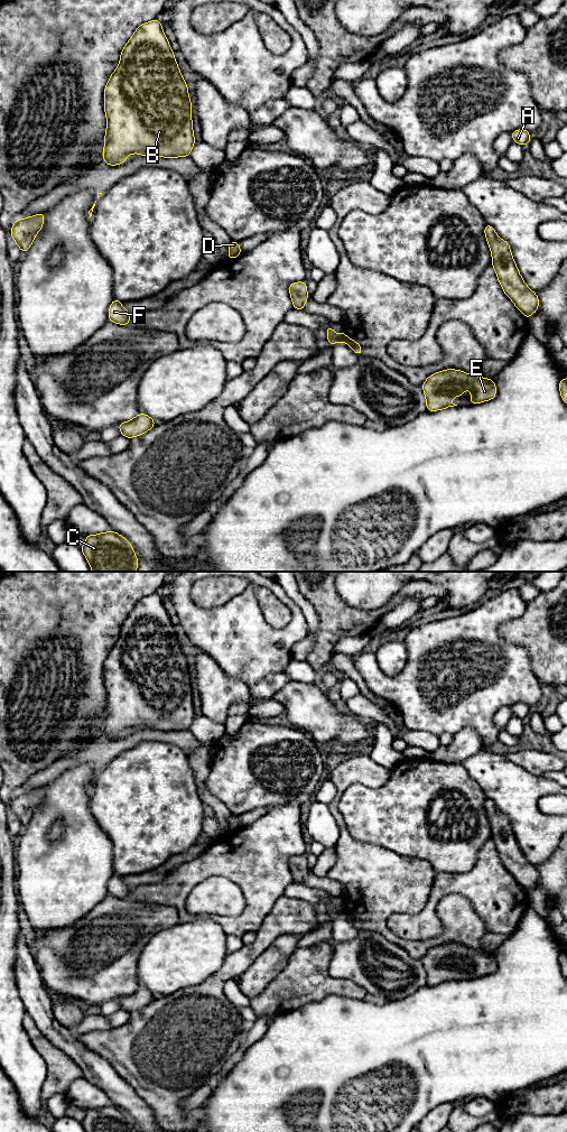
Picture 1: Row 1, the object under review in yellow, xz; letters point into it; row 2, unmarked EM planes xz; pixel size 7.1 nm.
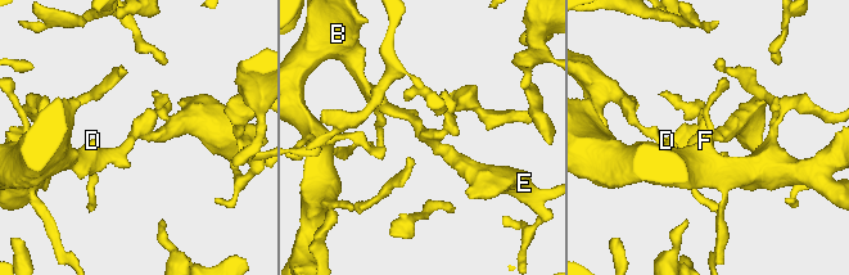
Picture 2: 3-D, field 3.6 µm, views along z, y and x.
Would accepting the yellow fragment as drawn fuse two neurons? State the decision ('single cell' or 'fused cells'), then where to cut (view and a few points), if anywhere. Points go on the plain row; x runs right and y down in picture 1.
single cell; no cut

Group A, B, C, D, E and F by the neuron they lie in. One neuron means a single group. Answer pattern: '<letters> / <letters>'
A B C D E F

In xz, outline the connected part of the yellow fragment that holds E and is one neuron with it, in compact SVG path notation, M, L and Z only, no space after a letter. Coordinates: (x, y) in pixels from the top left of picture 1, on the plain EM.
M441 944L434 947L427 952L427 954L421 958L426 971L427 985L443 984L448 981L457 980L452 977L450 974L454 971L459 971L464 968L467 962L471 962L471 978L477 978L483 975L489 975L496 969L496 959L492 953L476 950L474 948L468 948L461 944Z

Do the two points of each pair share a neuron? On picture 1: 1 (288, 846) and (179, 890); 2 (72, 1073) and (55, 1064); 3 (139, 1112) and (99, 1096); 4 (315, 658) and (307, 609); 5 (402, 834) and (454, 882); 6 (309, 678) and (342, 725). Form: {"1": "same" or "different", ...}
{"1": "same", "2": "same", "3": "different", "4": "different", "5": "different", "6": "different"}

